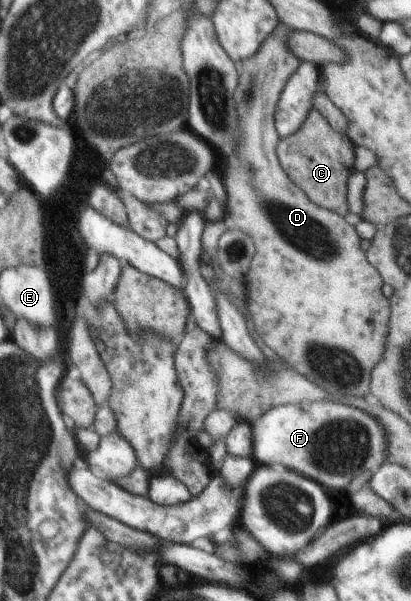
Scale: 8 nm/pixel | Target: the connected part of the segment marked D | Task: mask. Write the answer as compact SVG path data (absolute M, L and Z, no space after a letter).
M279 23L279 29L275 29L275 37L271 37L271 41L267 41L267 45L263 45L259 49L259 53L256 53L251 59L239 62L237 65L241 72L241 86L237 89L236 100L238 103L238 116L241 118L238 128L242 131L240 139L234 148L235 163L237 167L229 165L227 169L227 175L225 175L225 187L227 187L226 193L227 200L227 214L231 217L237 228L243 230L247 235L253 239L256 254L253 256L250 268L243 277L243 283L246 287L247 294L247 306L250 309L252 315L253 325L255 325L255 333L266 345L267 350L275 351L282 360L286 362L293 370L298 373L303 373L307 377L311 377L311 381L315 381L315 385L323 385L323 389L331 389L333 395L341 395L341 397L365 397L369 393L369 383L371 383L371 369L379 364L379 361L385 359L385 345L387 345L387 333L389 333L389 315L391 315L391 309L389 309L389 301L387 297L383 297L381 293L381 287L384 285L384 281L381 281L381 275L375 266L372 266L369 261L369 254L361 247L362 238L359 237L358 229L356 225L351 225L351 221L347 221L347 216L340 215L332 212L325 207L319 206L313 201L309 195L297 184L286 169L282 167L281 161L277 154L278 143L281 140L278 131L274 124L275 109L277 109L277 101L279 101L279 95L283 91L287 80L295 73L295 69L299 67L303 61L299 59L291 49L289 49L289 37L291 37L293 29L285 27L283 23Z

